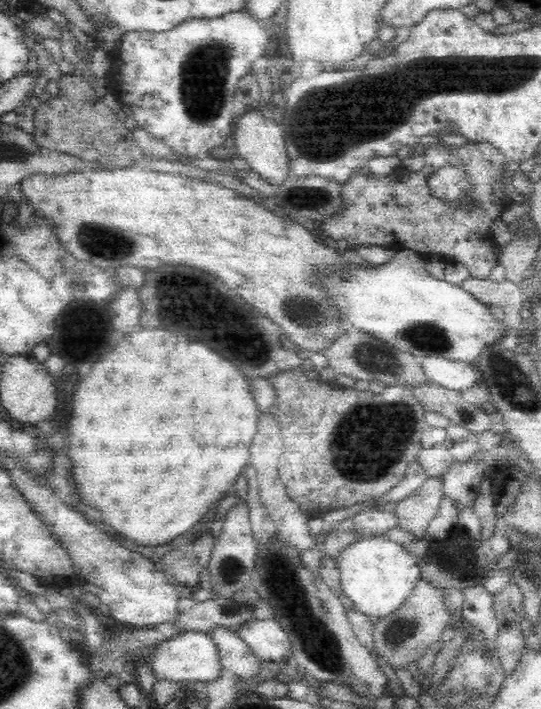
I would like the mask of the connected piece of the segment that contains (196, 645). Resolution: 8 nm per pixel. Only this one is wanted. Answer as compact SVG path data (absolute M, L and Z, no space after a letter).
M184 631L172 640L159 644L159 653L153 660L153 666L157 670L160 679L170 681L198 681L214 682L222 676L224 670L221 646L218 646L217 638L213 633L204 631Z

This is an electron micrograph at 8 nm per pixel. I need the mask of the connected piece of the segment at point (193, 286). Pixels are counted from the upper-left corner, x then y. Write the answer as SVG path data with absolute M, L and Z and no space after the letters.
M168 263L165 265L154 266L154 268L147 268L147 275L145 277L146 282L139 287L145 304L145 313L142 315L140 326L166 326L168 330L186 330L188 334L198 336L198 340L200 340L200 342L220 342L220 352L222 352L222 354L226 354L226 358L229 358L232 362L236 362L237 365L240 366L241 369L244 370L245 373L250 377L273 377L274 375L287 373L288 371L295 371L296 369L302 370L302 366L304 366L304 364L302 364L302 359L305 355L300 356L282 345L282 340L280 339L282 332L280 327L268 320L268 318L260 316L252 305L248 304L242 297L238 296L238 294L236 294L234 290L232 290L224 281L214 276L214 273L196 268L194 266L188 266L180 263Z

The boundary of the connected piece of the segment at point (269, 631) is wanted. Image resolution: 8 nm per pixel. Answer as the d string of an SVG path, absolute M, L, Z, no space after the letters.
M247 622L238 628L235 634L264 661L279 663L295 659L294 643L278 623Z

